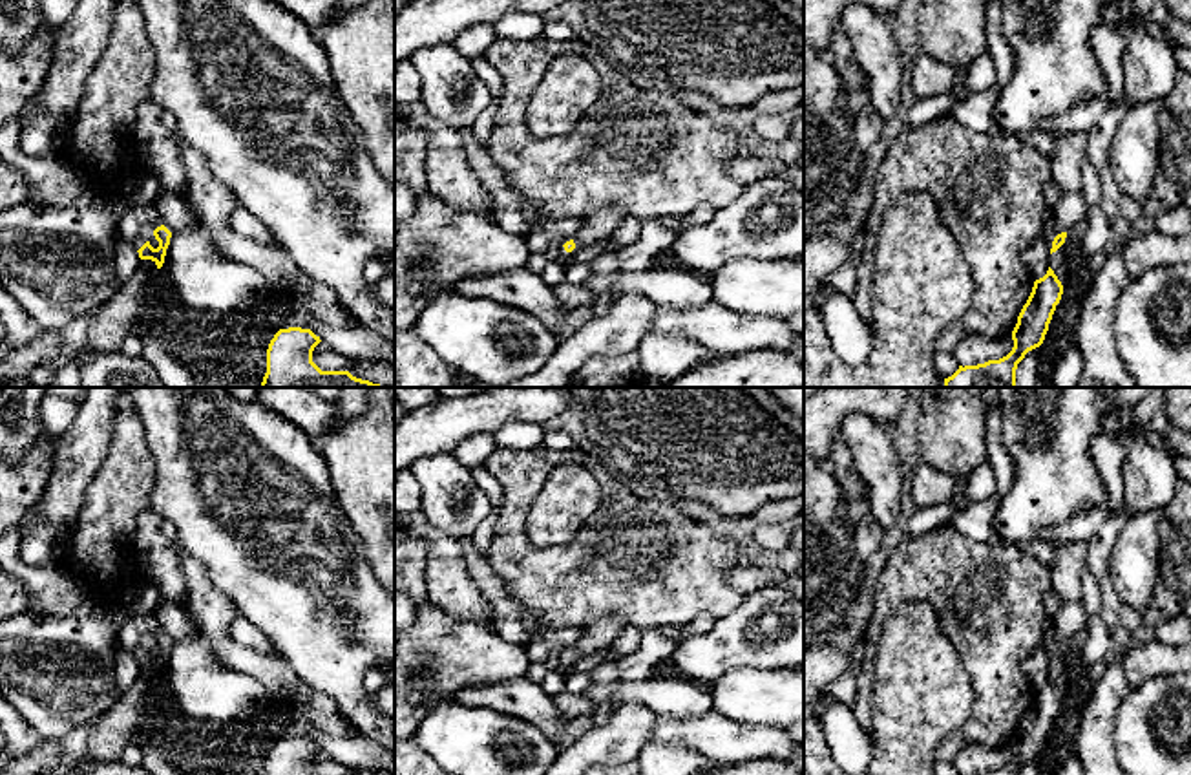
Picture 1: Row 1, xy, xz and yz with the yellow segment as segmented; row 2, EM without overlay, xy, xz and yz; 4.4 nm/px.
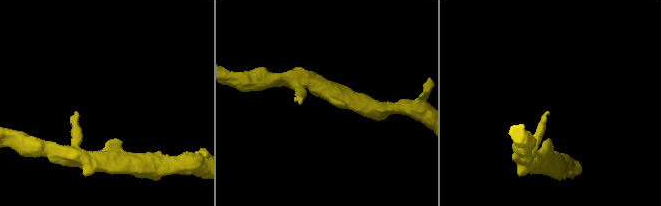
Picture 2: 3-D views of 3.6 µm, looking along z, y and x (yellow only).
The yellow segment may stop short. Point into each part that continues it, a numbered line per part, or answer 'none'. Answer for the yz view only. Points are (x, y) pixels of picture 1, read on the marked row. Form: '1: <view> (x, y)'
none

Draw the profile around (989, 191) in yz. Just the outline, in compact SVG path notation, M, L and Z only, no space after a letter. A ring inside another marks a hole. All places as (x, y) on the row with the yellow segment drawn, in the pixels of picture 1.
M954 115L919 128L899 128L879 166L873 205L860 239L857 287L851 300L866 327L871 331L873 260L882 218L899 197L921 192L935 199L941 221L954 232L974 280L974 300L968 311L939 334L937 351L952 353L966 334L985 338L1012 334L1034 287L1023 252L1045 227L1049 208L1043 188L1049 181L1052 181L1052 159L1025 137L977 133Z

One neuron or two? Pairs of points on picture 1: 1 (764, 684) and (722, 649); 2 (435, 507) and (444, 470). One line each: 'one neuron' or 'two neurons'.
1: two neurons
2: one neuron

